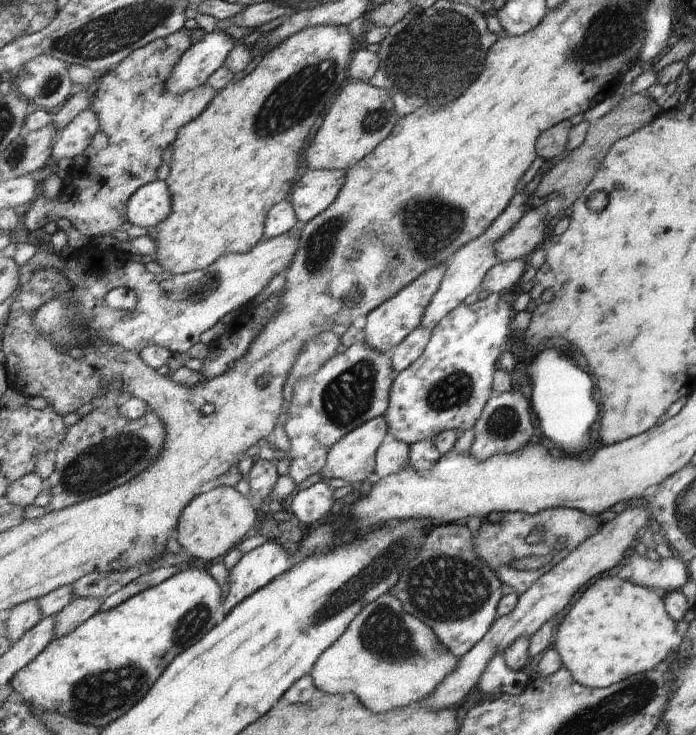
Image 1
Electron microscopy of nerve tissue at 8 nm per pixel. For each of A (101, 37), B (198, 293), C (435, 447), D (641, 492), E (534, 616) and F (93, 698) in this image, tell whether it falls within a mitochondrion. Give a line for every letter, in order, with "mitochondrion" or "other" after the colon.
A: mitochondrion
B: other
C: other
D: other
E: other
F: mitochondrion

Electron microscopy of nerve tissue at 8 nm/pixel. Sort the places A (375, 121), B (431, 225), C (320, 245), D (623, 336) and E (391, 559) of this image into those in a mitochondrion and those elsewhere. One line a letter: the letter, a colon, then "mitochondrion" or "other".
A: mitochondrion
B: mitochondrion
C: mitochondrion
D: mitochondrion
E: mitochondrion

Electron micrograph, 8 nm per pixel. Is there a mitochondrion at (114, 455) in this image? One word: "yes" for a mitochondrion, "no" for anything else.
yes

